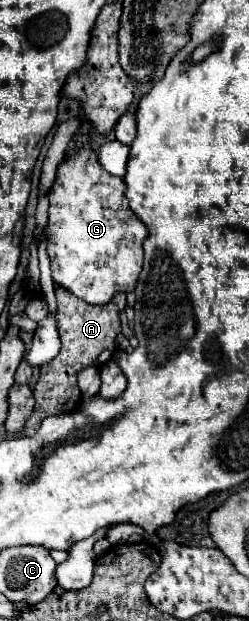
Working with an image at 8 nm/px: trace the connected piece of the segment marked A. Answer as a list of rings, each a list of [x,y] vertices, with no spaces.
[[[56,286],[56,298],[58,298],[56,322],[58,322],[58,332],[62,338],[62,350],[54,360],[40,366],[40,378],[32,390],[36,406],[34,406],[32,416],[26,422],[26,428],[24,428],[26,436],[32,436],[40,428],[40,422],[46,416],[66,414],[80,404],[80,390],[76,384],[76,374],[90,364],[98,364],[100,360],[106,360],[108,354],[110,356],[114,354],[116,336],[120,332],[118,314],[126,306],[124,294],[116,294],[116,298],[112,298],[108,306],[88,306],[86,302],[80,302],[78,298],[68,294],[66,290],[58,290],[58,286]]]

